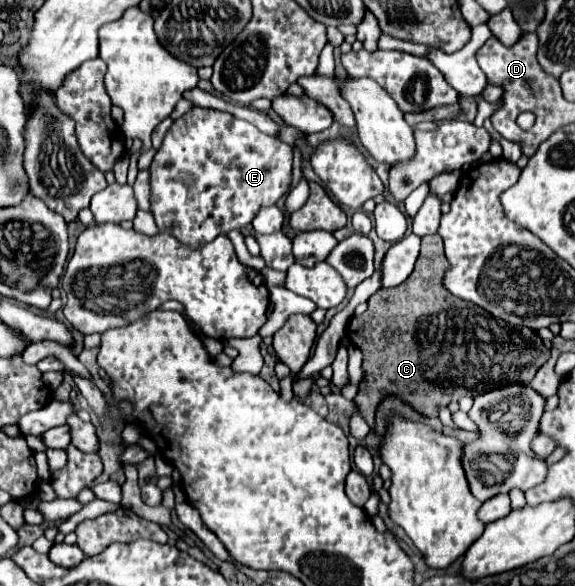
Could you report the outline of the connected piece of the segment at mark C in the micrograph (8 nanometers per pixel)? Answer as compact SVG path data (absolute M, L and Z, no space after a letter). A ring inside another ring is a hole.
M439 235L423 237L421 253L409 279L393 289L379 289L369 299L369 309L365 311L365 315L349 319L347 337L361 349L363 369L367 373L365 381L359 385L355 407L371 427L375 425L375 409L389 395L403 399L407 405L411 405L425 417L437 417L439 407L449 405L451 401L459 401L459 397L463 395L477 397L483 391L497 389L513 381L529 383L535 377L537 369L549 359L549 349L543 347L541 337L531 329L513 327L501 319L495 319L493 315L485 313L473 303L461 301L453 297L449 291L445 291L441 281L447 267L449 263L443 253L441 237Z

